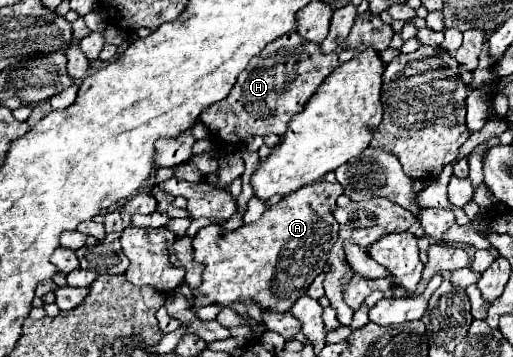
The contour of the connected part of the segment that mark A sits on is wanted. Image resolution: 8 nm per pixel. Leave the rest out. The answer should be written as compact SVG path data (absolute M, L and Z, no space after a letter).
M316 182L284 196L252 224L228 232L218 224L200 228L192 240L192 248L194 260L204 264L204 272L202 284L192 290L194 308L212 302L228 306L234 300L254 300L260 308L288 312L326 266L328 252L340 230L332 214L338 196L342 196L340 182Z

